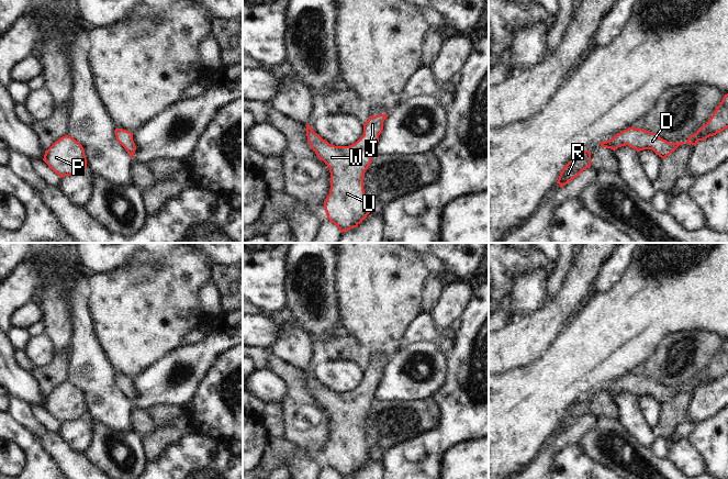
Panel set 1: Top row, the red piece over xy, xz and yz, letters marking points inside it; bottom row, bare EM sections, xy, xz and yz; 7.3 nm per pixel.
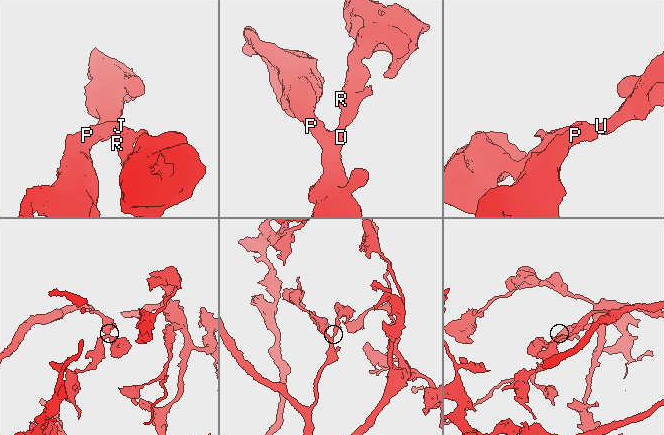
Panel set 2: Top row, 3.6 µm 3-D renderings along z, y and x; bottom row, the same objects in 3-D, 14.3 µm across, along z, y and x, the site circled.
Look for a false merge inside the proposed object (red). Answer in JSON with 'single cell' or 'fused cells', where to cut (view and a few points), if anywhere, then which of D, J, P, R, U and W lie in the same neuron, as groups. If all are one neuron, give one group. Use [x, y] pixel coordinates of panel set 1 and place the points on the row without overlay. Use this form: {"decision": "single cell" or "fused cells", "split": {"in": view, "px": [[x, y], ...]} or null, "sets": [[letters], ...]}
{"decision": "single cell", "split": null, "sets": [["D", "J", "P", "R", "U", "W"]]}

